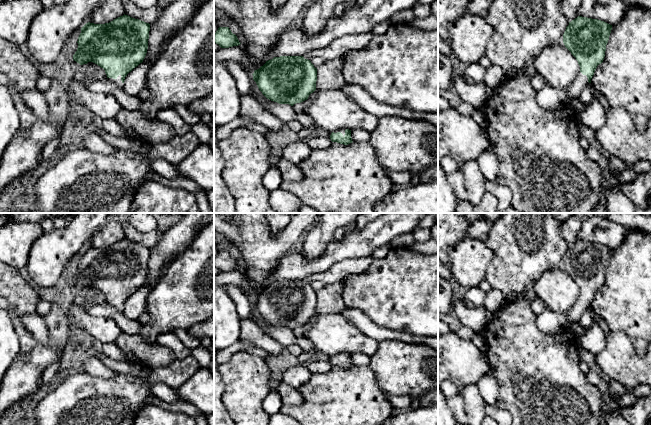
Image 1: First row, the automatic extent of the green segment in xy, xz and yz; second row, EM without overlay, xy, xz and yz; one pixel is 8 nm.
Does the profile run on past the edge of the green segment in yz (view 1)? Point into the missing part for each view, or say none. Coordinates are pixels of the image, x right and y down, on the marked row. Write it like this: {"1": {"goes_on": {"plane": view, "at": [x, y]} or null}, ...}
{"1": {"goes_on": null}}

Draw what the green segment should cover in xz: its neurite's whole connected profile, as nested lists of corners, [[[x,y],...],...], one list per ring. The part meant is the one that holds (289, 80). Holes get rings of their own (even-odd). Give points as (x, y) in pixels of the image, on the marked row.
[[[303,56],[274,57],[252,75],[262,94],[279,104],[301,103],[316,90],[317,68]]]

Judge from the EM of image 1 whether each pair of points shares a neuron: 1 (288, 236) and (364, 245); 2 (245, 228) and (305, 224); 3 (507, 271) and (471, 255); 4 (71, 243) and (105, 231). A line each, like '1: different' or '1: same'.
1: different
2: same
3: different
4: different

